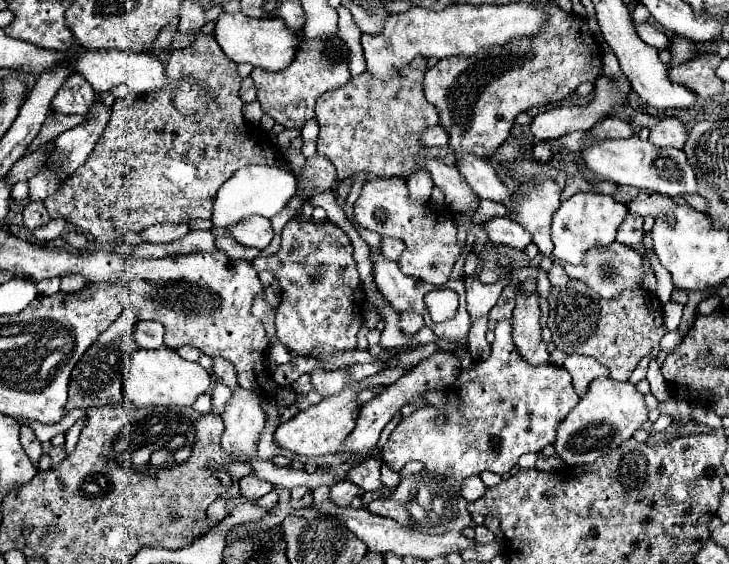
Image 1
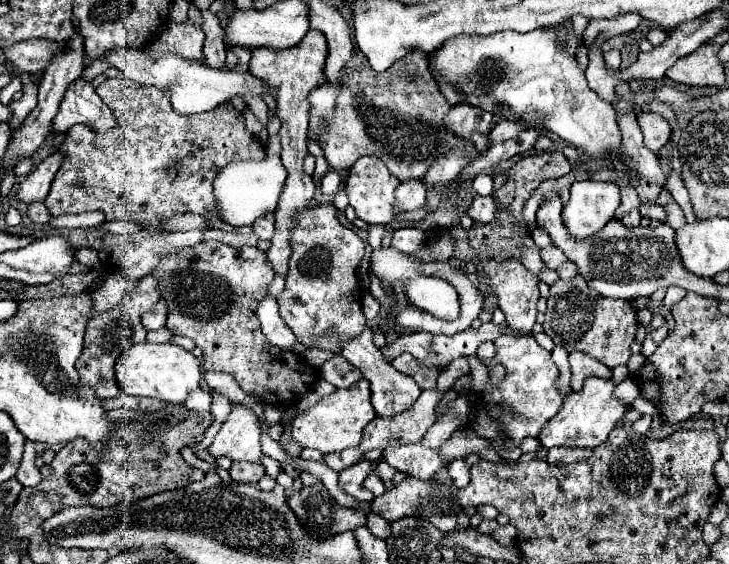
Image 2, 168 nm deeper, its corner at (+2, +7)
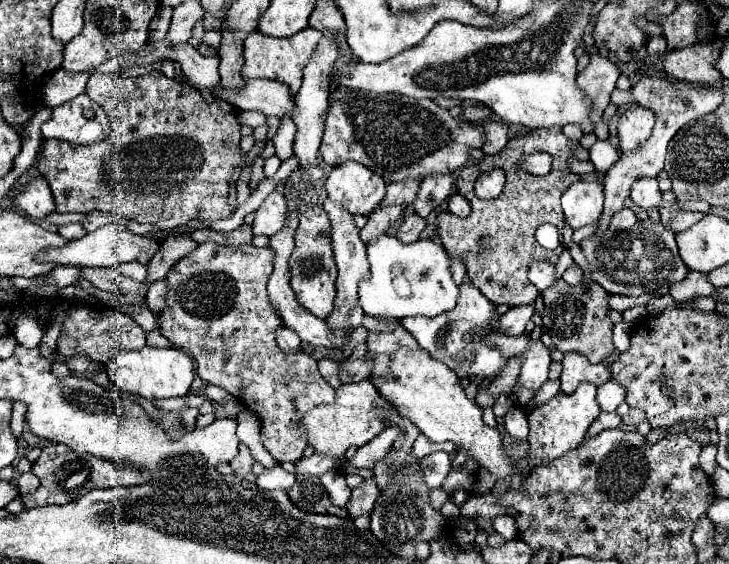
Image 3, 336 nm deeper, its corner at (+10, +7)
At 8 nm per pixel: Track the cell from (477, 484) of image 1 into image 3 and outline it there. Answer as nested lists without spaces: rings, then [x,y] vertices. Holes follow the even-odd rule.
[[[443,451],[431,453],[427,457],[421,459],[421,467],[423,467],[423,475],[425,475],[425,483],[429,489],[439,489],[445,481],[445,477],[451,471],[451,461],[449,455]]]

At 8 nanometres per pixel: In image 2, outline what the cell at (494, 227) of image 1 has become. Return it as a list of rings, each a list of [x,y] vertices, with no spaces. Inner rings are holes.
[[[475,195],[469,209],[467,209],[469,217],[477,223],[491,223],[495,219],[495,203],[493,203],[493,197],[487,195],[487,197],[479,197]]]

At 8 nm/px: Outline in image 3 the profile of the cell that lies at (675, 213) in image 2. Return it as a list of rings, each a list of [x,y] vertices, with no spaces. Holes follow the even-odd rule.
[[[679,211],[671,221],[669,221],[669,227],[679,233],[679,231],[685,231],[689,225],[697,223],[699,219],[703,217],[703,213],[689,213],[689,211]]]

